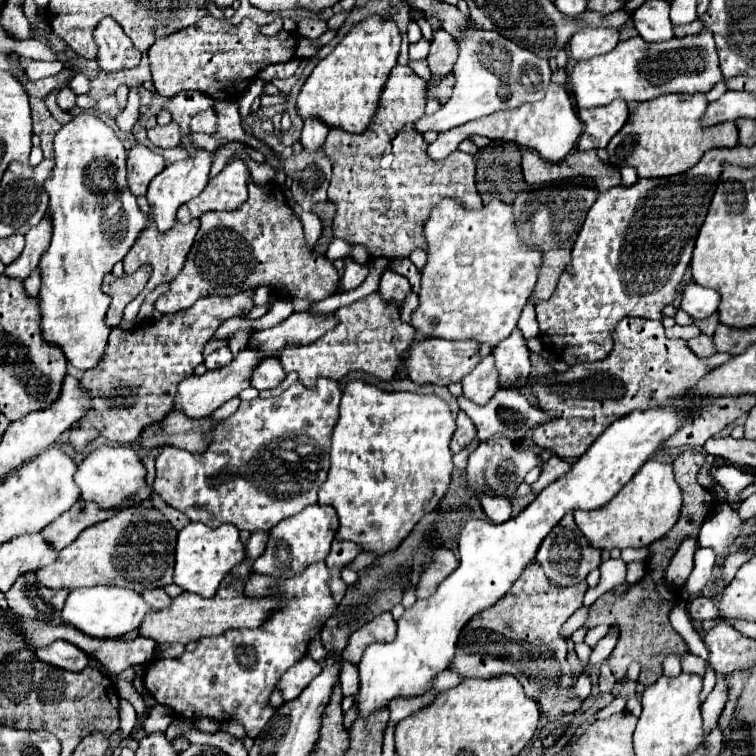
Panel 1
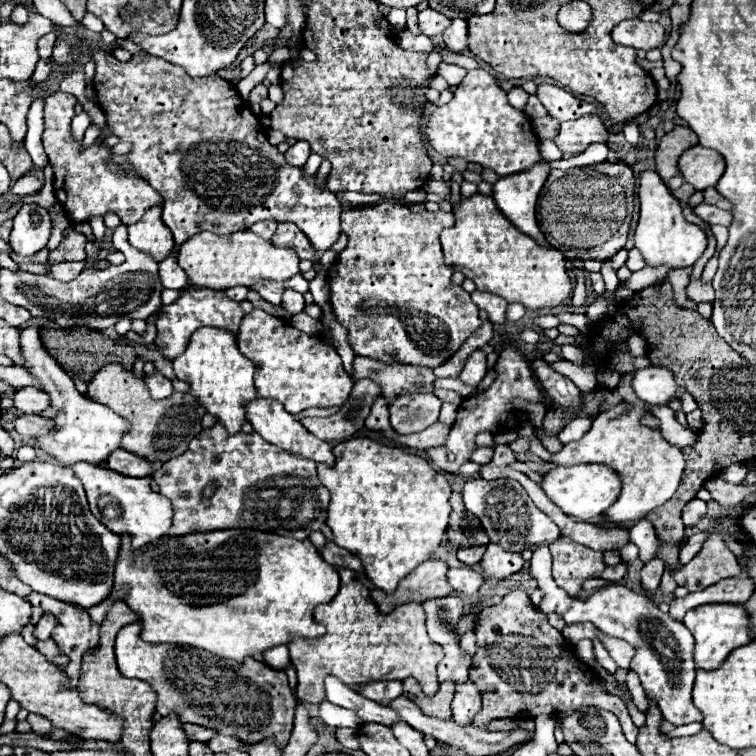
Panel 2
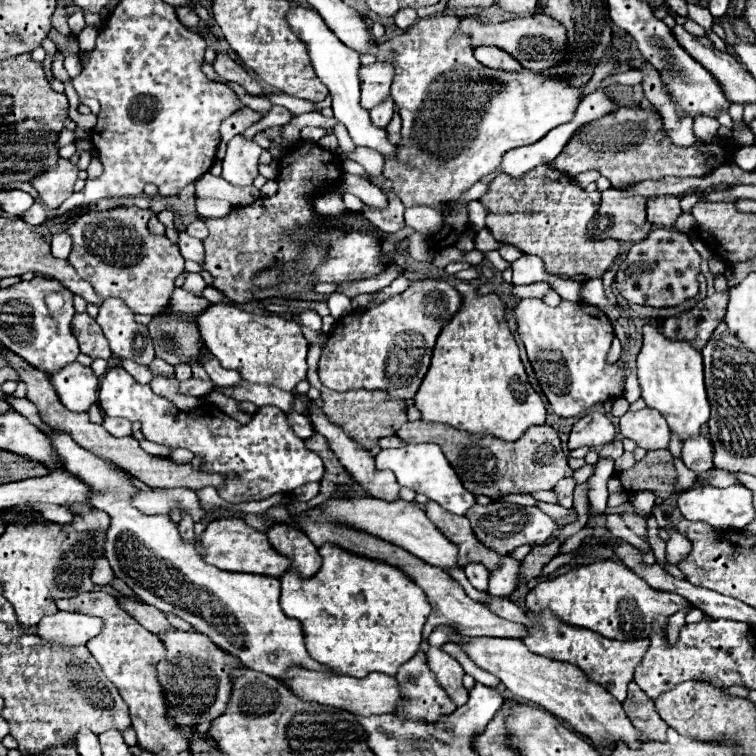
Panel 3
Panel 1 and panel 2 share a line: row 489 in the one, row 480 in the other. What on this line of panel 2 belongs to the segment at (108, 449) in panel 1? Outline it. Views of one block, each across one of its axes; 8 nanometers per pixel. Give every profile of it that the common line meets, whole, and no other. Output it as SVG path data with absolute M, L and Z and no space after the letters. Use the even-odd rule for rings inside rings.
M78 462L72 466L72 470L86 490L94 516L98 516L98 520L102 520L102 524L106 524L106 528L110 528L114 534L132 534L134 548L142 548L158 536L164 536L172 526L170 500L150 488L150 478L124 476L92 462Z

